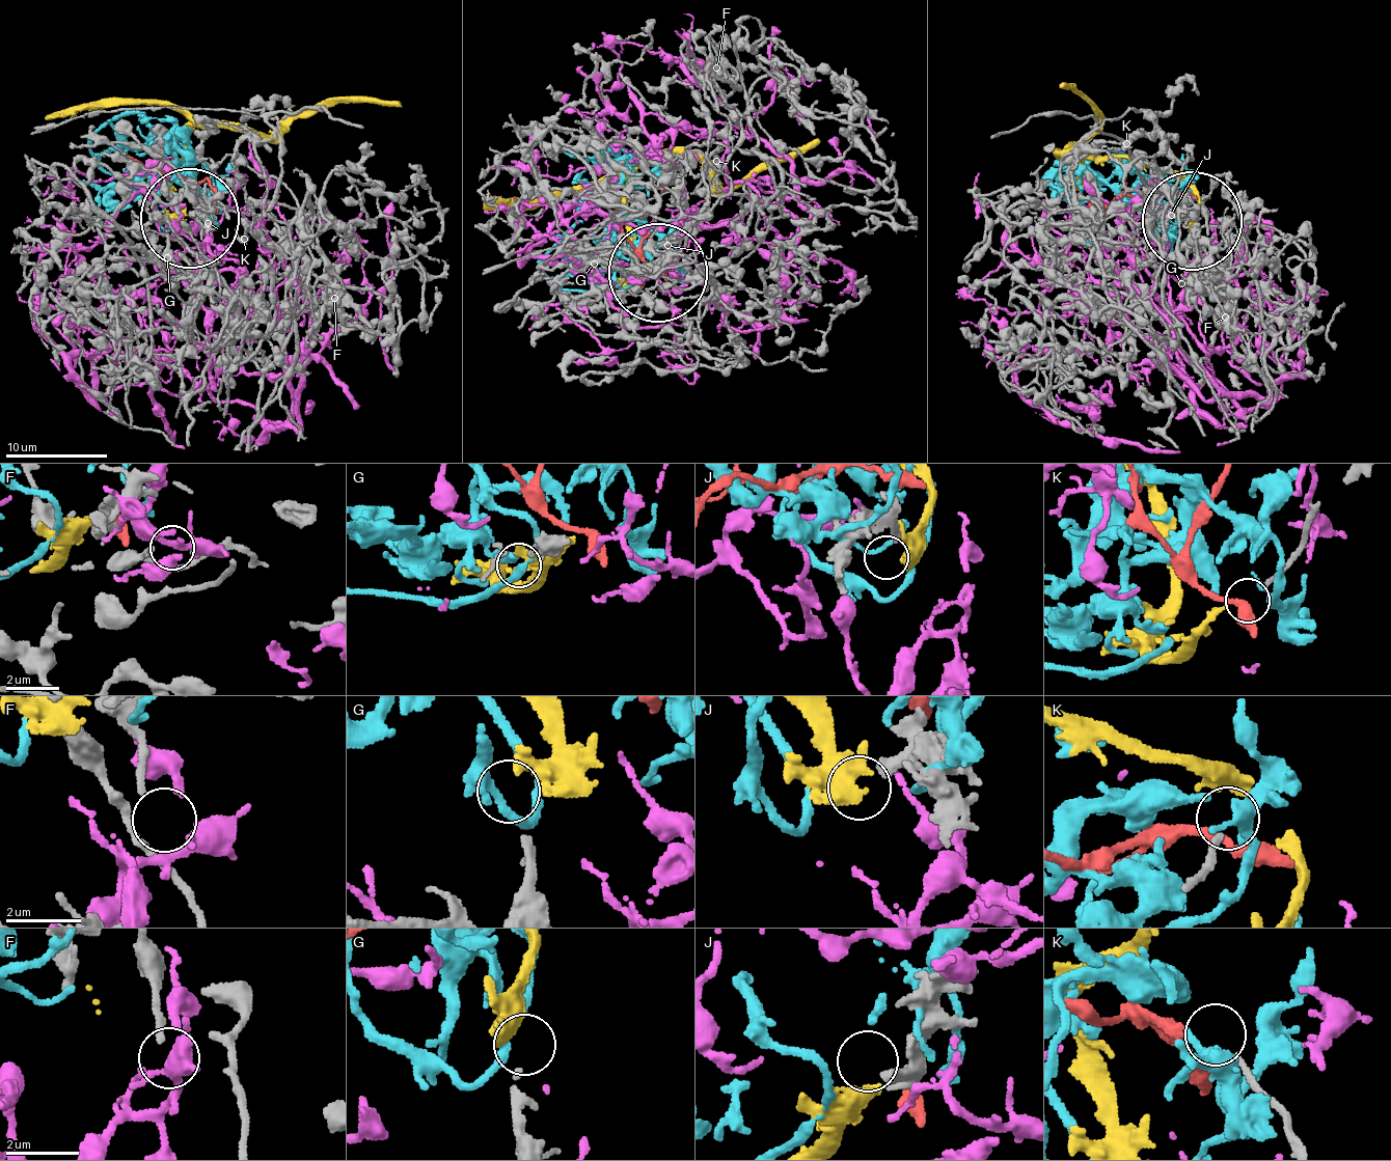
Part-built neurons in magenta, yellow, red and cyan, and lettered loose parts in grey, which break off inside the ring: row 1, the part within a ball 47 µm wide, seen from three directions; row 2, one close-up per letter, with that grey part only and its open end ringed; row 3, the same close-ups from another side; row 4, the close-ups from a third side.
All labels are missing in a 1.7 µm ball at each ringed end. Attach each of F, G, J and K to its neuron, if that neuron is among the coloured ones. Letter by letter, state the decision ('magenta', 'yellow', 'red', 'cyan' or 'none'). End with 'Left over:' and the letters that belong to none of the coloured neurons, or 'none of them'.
F: none
G: none
J: none
K: none
Left over: F, G, J, K

